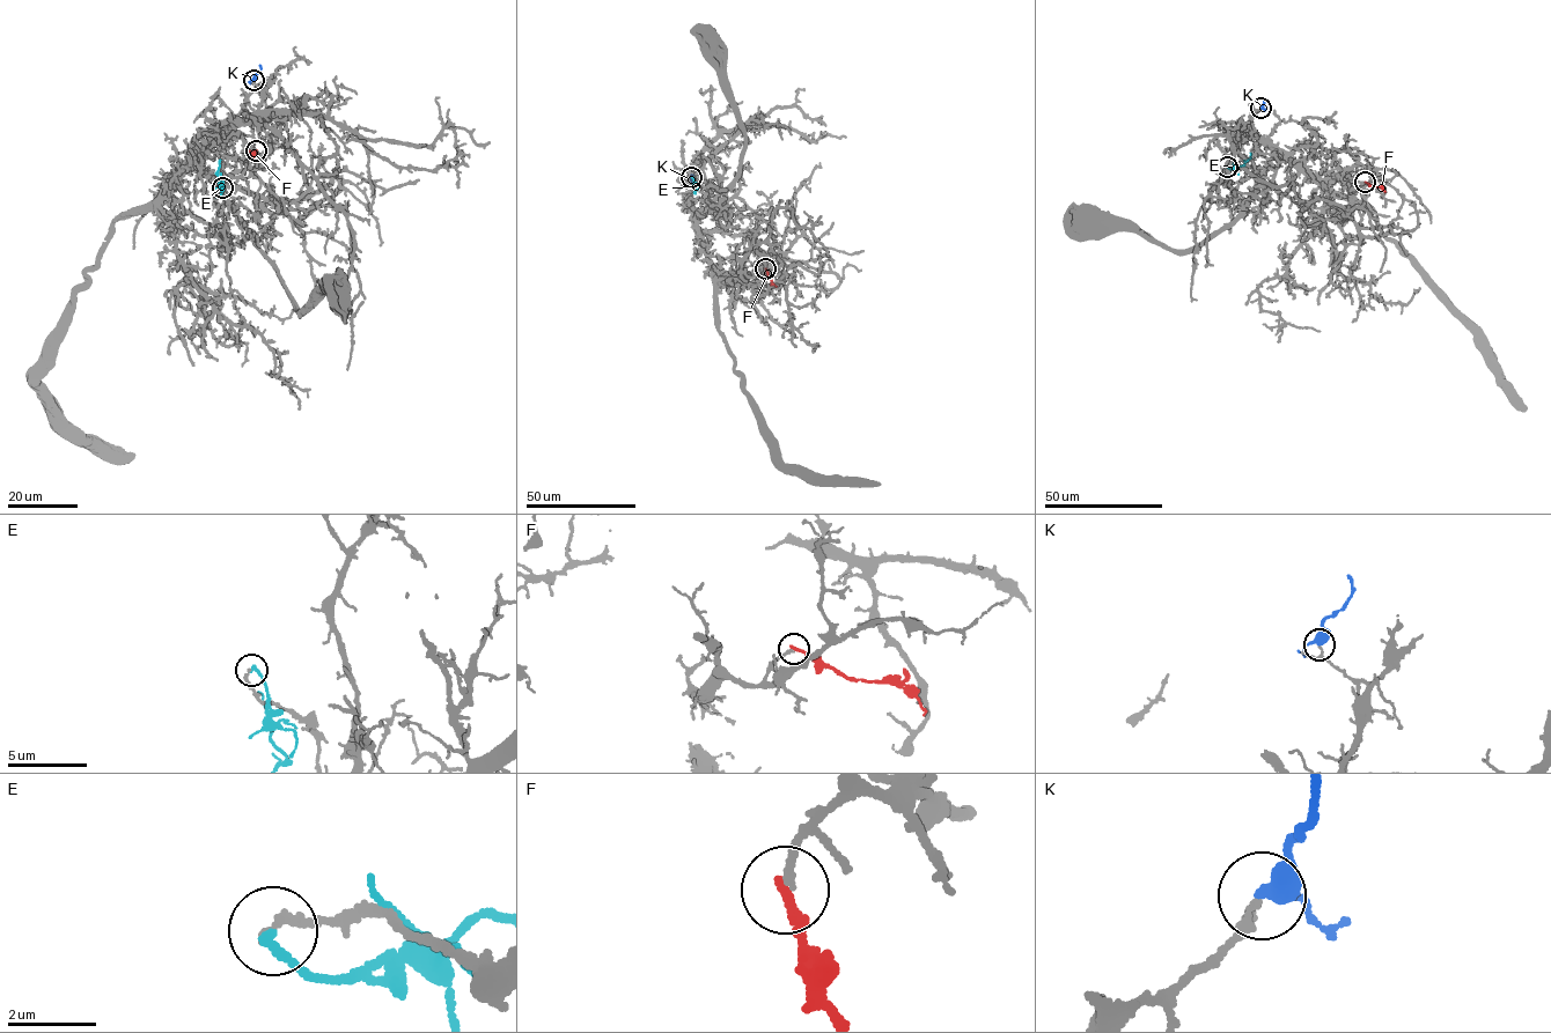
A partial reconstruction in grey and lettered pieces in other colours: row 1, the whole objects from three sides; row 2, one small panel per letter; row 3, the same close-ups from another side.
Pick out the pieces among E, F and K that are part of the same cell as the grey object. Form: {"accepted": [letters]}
{"accepted": []}

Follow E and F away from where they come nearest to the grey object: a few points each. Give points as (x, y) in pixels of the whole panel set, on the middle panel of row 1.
E: (691, 177), (696, 190), (693, 192)
F: (766, 268), (777, 286)

